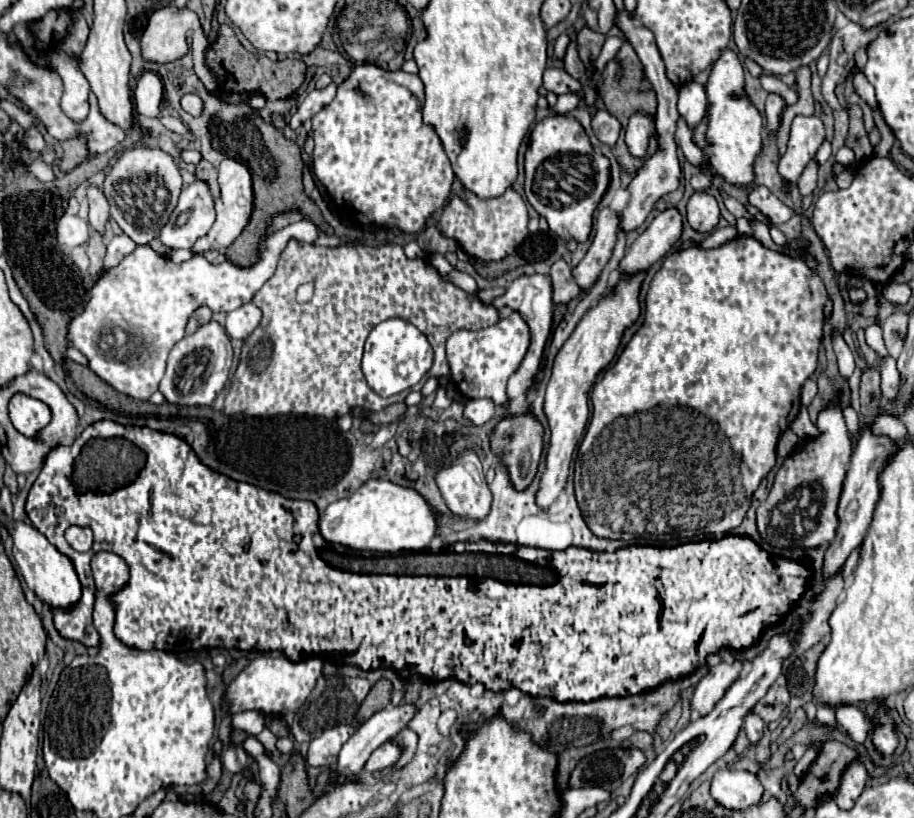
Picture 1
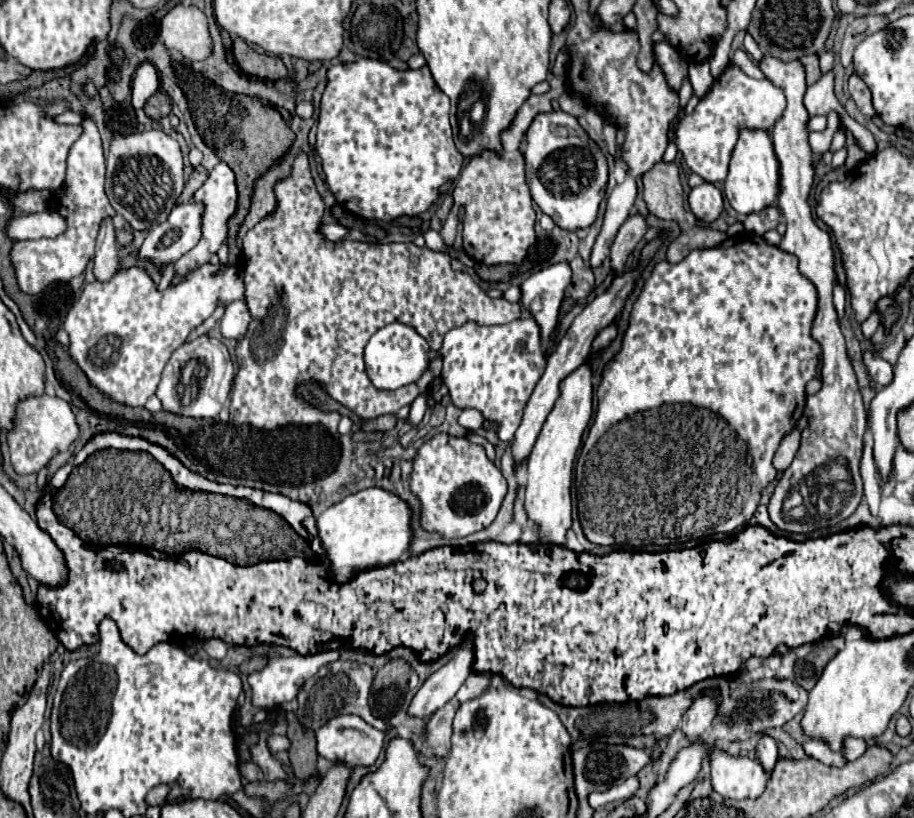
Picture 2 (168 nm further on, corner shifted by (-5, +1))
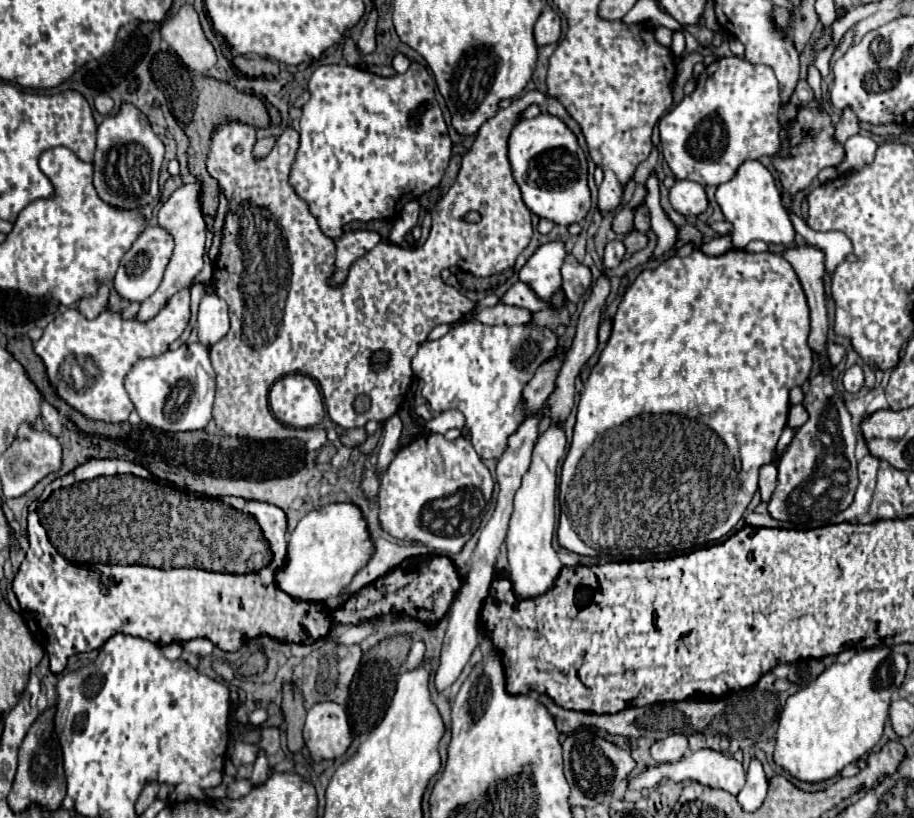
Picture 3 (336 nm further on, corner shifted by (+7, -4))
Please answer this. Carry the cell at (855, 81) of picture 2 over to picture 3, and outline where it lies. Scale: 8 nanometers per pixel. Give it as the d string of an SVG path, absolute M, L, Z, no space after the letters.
M843 108L843 114L835 124L835 140L839 140L839 144L845 144L845 140L857 132L859 132L859 120L853 108Z

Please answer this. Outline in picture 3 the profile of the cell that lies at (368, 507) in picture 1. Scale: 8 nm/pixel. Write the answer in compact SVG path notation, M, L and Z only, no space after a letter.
M339 502L339 504L329 504L323 508L317 508L309 512L297 528L289 536L289 548L287 548L287 566L277 572L277 586L287 592L293 598L307 600L307 602L327 602L329 598L337 598L355 578L355 574L367 566L367 562L375 554L375 544L371 538L371 532L367 528L367 520L363 518L363 512L357 504L349 502Z

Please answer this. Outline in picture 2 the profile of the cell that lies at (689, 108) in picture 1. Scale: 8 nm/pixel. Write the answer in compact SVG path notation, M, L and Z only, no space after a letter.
M707 61L691 63L689 65L689 79L691 79L695 95L703 97L709 91L711 83L713 83L713 77L711 77L711 71L709 71L709 63Z

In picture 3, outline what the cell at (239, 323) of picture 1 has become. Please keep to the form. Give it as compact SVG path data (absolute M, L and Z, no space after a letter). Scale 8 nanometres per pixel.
M209 294L199 304L199 342L203 346L211 346L223 340L229 332L229 308L225 300Z

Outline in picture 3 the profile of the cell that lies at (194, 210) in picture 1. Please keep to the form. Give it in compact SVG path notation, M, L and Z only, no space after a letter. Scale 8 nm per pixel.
M149 224L145 232L141 232L139 238L133 242L129 252L121 258L119 270L115 274L117 292L129 302L143 302L145 298L149 298L161 284L161 278L169 264L173 246L175 242L171 240L171 234L165 228L159 228L159 224Z

